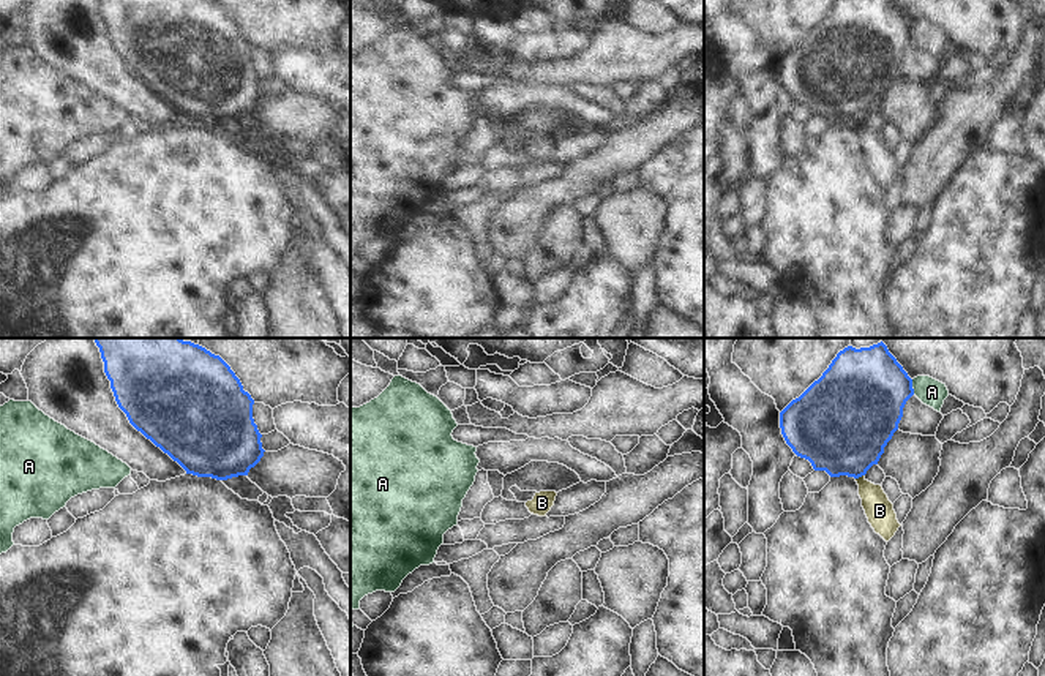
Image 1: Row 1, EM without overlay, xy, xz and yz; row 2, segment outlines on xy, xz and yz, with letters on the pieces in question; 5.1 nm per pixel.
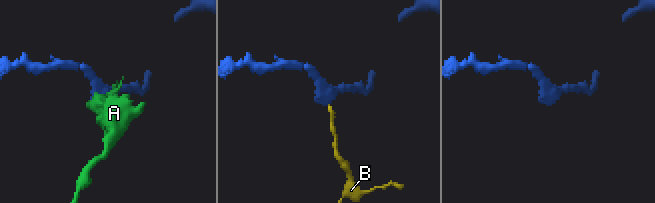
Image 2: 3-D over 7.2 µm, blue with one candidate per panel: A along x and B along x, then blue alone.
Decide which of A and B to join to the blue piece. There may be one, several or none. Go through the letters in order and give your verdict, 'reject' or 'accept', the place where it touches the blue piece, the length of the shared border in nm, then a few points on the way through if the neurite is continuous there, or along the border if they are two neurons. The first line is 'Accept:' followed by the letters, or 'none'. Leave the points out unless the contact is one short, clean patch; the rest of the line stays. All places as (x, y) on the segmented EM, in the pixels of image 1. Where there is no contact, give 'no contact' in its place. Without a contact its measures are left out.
Accept: none
A: reject | yz (911, 387) | 80 nm
B: reject | yz (859, 476) | 50 nm | along yz (864, 474), (856, 479)

